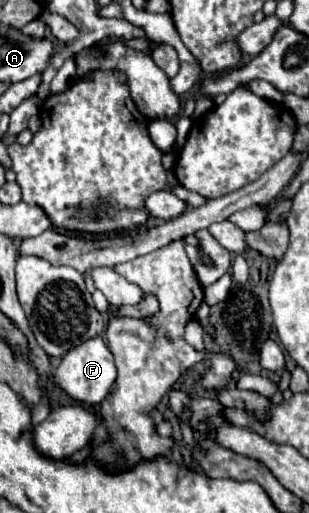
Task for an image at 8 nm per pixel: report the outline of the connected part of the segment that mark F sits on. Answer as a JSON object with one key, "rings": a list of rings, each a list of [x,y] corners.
{"rings":[[[93,337],[77,347],[73,347],[61,361],[61,365],[57,367],[53,381],[75,401],[81,403],[101,403],[105,399],[105,395],[109,393],[111,385],[115,383],[117,377],[117,367],[115,367],[115,359],[113,353],[109,351],[107,343],[101,337]]]}

